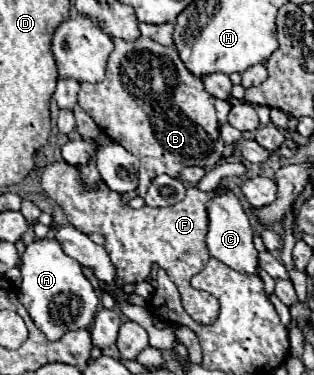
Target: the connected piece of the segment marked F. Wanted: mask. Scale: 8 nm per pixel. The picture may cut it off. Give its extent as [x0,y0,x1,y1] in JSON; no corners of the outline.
[42,163,222,325]

